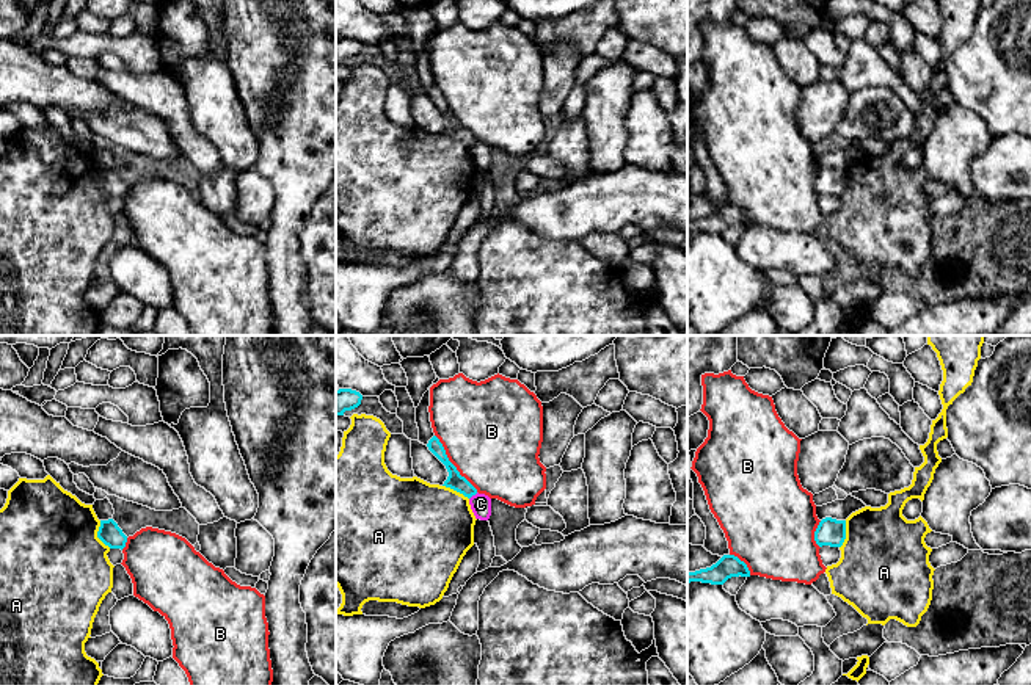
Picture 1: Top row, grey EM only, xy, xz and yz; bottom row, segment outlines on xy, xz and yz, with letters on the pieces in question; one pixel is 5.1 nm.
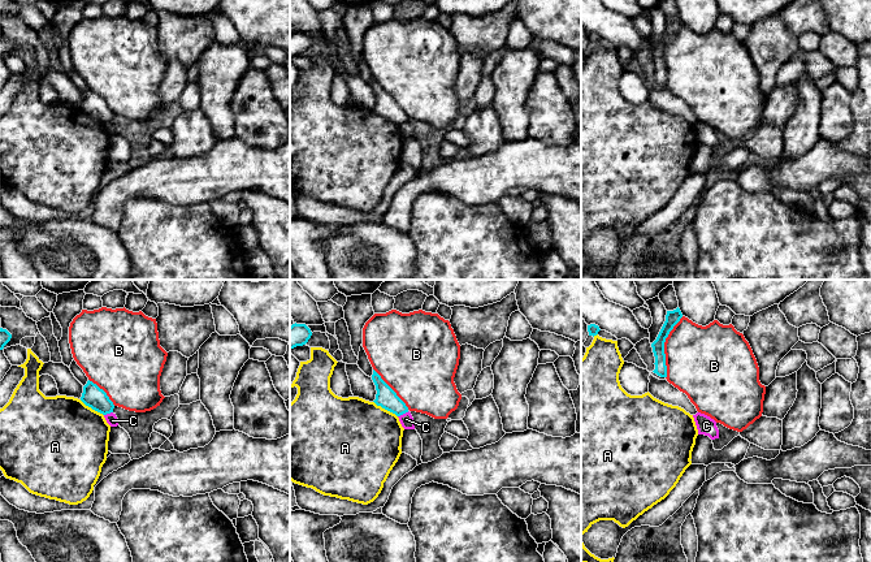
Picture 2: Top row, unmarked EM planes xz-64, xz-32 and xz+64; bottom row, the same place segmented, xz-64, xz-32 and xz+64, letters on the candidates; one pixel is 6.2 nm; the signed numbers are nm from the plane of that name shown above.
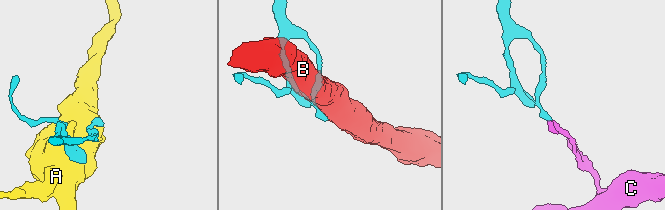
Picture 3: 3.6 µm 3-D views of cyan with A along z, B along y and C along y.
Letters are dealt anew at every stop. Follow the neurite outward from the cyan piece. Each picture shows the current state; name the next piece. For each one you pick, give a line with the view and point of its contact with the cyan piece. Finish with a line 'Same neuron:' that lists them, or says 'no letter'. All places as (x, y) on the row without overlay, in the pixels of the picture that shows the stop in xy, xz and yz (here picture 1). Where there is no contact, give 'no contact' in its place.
Same neuron: no letter

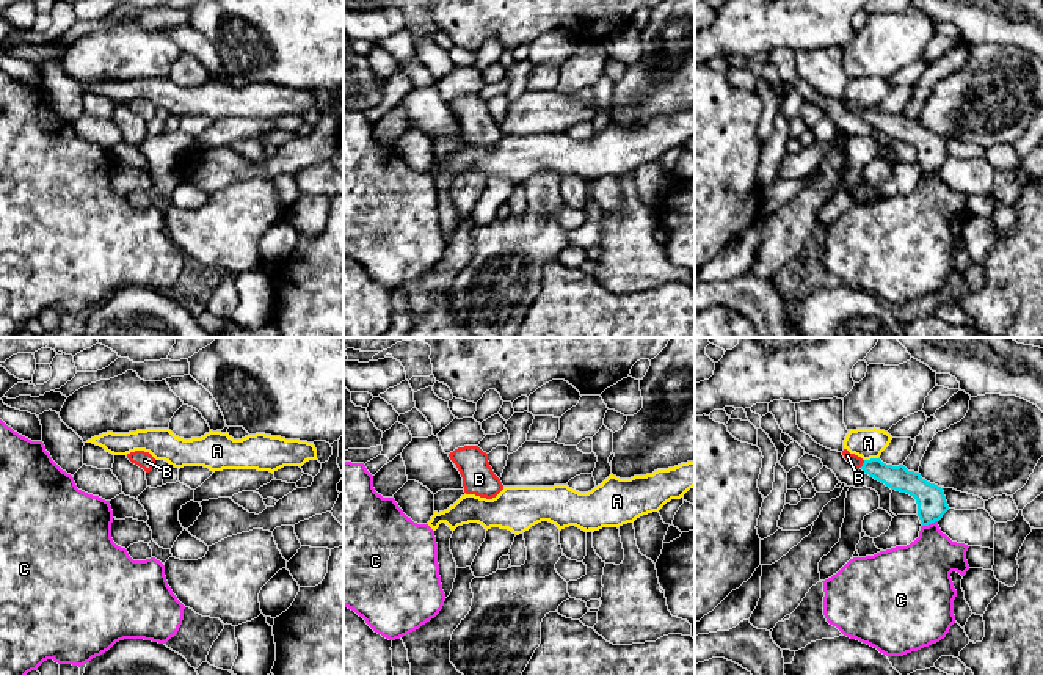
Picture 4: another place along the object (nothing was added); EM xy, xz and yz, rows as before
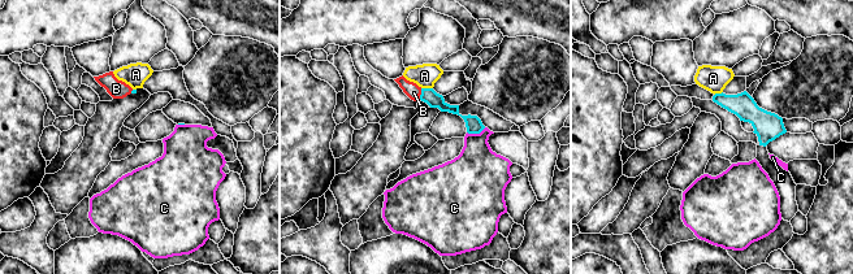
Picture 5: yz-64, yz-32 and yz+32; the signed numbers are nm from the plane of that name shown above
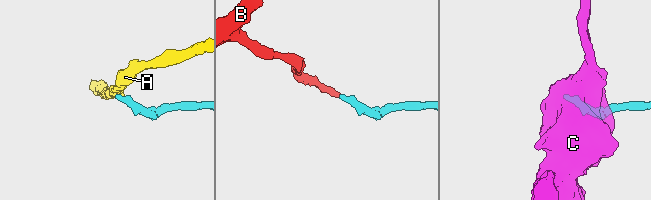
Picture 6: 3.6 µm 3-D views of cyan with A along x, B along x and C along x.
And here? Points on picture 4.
B: yz (863, 112)
Same neuron: B

